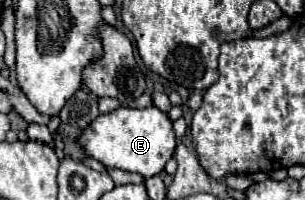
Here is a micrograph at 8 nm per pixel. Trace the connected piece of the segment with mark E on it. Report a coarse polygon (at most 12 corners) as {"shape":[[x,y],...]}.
{"shape":[[115,108],[81,134],[107,168],[159,174],[175,152],[159,108]]}

